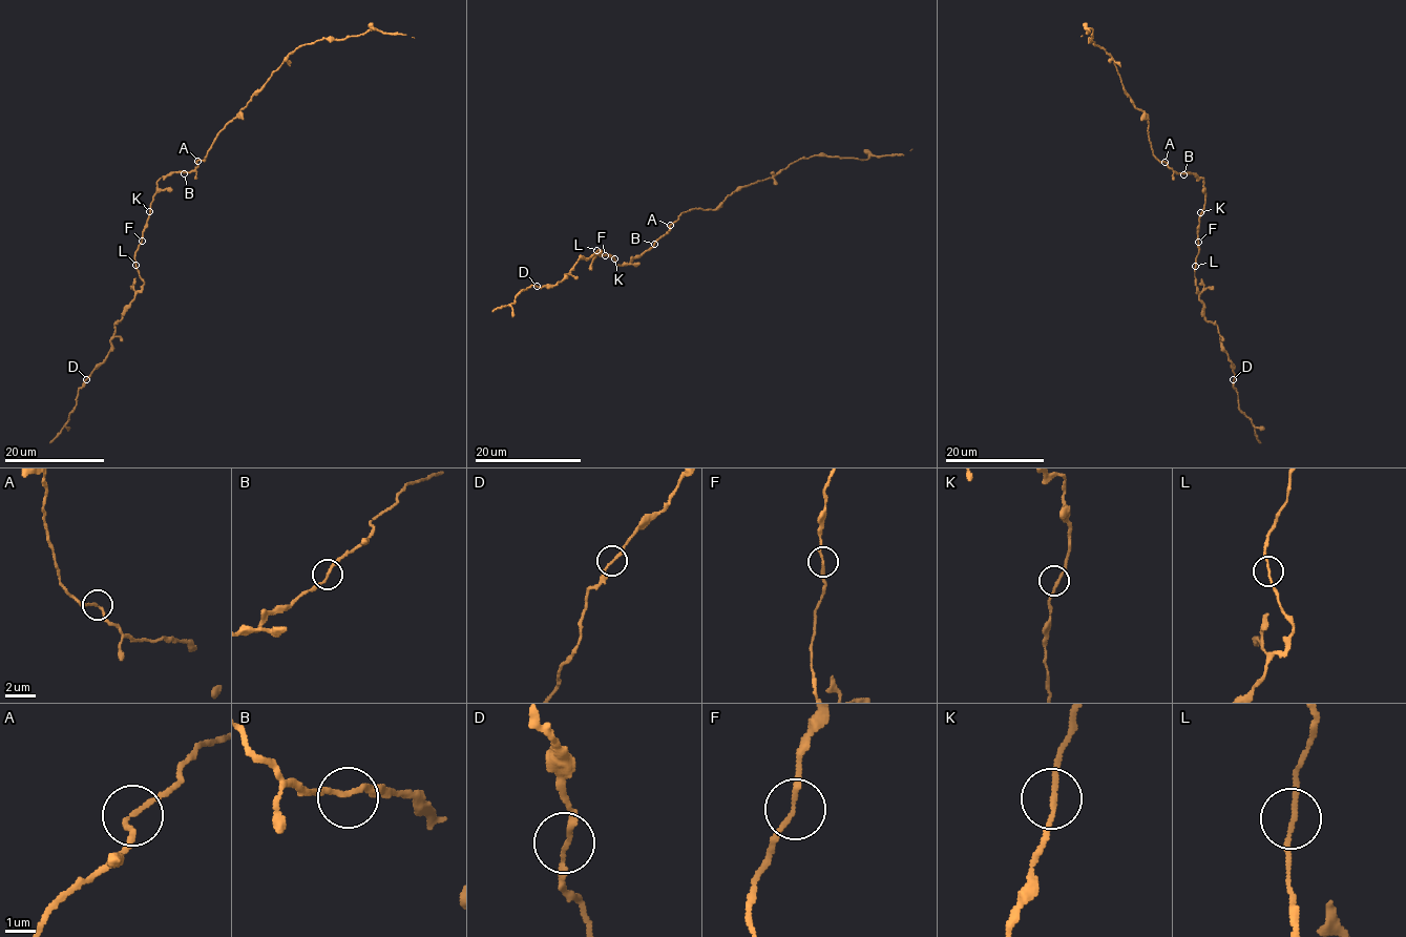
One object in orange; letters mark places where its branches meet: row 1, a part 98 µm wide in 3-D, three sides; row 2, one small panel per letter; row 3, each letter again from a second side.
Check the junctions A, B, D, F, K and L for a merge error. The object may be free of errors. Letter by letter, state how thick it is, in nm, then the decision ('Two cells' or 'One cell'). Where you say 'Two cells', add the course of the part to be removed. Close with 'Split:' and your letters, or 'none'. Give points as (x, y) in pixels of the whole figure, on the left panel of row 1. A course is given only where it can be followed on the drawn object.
A: Thickness 150 nm. One cell
B: Thickness 160 nm. One cell
D: Thickness 160 nm. One cell
F: Thickness 160 nm. One cell
K: Thickness 160 nm. One cell
L: Thickness 150 nm. One cell
Split: none

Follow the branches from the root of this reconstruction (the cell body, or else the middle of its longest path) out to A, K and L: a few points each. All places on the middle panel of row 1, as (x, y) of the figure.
A: (641, 256), (670, 225)
K: (641, 256), (622, 265), (614, 258)
L: (641, 256), (628, 264), (617, 265), (613, 257), (599, 255), (596, 250)

